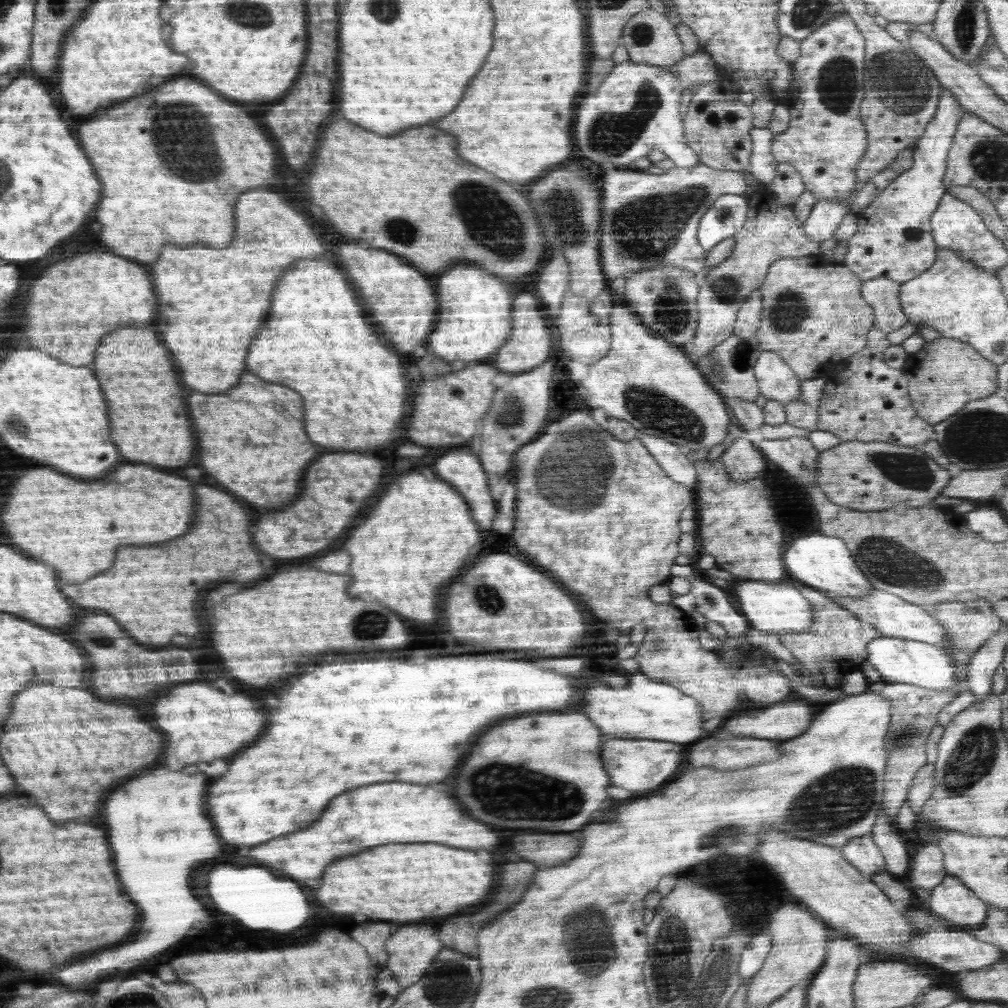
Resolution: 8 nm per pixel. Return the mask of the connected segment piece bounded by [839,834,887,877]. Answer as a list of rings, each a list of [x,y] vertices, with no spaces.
[[[868,834],[865,837],[850,840],[846,846],[839,848],[847,858],[848,863],[858,867],[867,877],[872,876],[872,874],[887,873],[884,856],[872,838],[873,835]]]

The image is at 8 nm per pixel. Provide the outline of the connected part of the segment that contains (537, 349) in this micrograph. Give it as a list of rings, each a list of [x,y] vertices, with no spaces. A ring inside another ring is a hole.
[[[520,292],[516,296],[516,320],[513,322],[516,322],[516,334],[512,334],[512,342],[508,342],[508,346],[504,346],[504,350],[500,350],[500,354],[489,362],[500,366],[504,372],[524,372],[546,362],[552,352],[552,336],[538,310],[538,300],[530,292]]]

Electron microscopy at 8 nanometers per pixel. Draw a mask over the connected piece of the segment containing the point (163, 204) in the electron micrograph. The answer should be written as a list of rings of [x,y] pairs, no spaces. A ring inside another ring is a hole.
[[[192,78],[170,82],[152,90],[152,94],[144,94],[144,98],[132,98],[132,102],[124,102],[108,114],[86,122],[80,128],[80,140],[86,144],[84,150],[88,150],[92,162],[96,162],[100,178],[104,178],[104,202],[100,202],[96,214],[104,224],[102,242],[115,254],[140,262],[156,262],[166,244],[226,248],[235,229],[232,210],[236,196],[262,186],[274,174],[276,150],[262,128],[240,106],[222,100],[214,90]],[[236,152],[246,154],[246,158],[236,158]]]

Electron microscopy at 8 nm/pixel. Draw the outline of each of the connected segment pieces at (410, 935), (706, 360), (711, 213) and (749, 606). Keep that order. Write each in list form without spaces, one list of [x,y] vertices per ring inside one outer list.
[[[430,924],[402,926],[386,944],[390,956],[384,967],[391,970],[401,989],[406,989],[422,979],[425,968],[443,948]]]
[[[733,333],[726,341],[716,346],[710,355],[706,355],[696,362],[696,366],[700,368],[708,383],[711,383],[719,394],[724,394],[724,397],[729,400],[736,398],[736,400],[744,400],[744,402],[756,402],[760,392],[753,367],[760,356],[761,350],[755,335],[742,338]]]
[[[723,194],[710,206],[699,222],[698,239],[705,251],[734,237],[747,222],[749,205],[739,194]]]
[[[740,580],[734,585],[734,602],[740,602],[738,609],[750,620],[750,625],[762,632],[792,631],[803,633],[811,629],[815,622],[815,607],[803,594],[800,586],[793,582],[764,582],[760,580]]]

